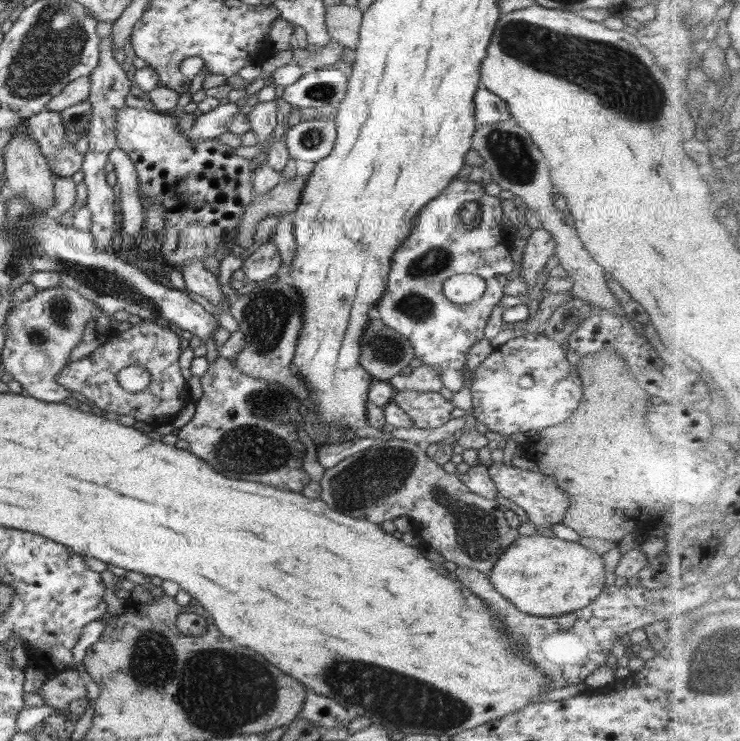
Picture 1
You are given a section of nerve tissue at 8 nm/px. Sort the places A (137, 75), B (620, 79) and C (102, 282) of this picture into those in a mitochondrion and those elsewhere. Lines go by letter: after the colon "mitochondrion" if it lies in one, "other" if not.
A: other
B: mitochondrion
C: mitochondrion

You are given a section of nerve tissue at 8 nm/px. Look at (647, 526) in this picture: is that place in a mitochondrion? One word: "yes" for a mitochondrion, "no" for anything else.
no

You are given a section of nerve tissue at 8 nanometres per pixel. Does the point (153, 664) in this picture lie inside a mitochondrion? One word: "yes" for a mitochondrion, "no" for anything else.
yes

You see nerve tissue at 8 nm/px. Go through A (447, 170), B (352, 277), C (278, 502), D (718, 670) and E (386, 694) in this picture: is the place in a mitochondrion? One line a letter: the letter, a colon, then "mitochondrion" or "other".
A: other
B: other
C: other
D: mitochondrion
E: mitochondrion

